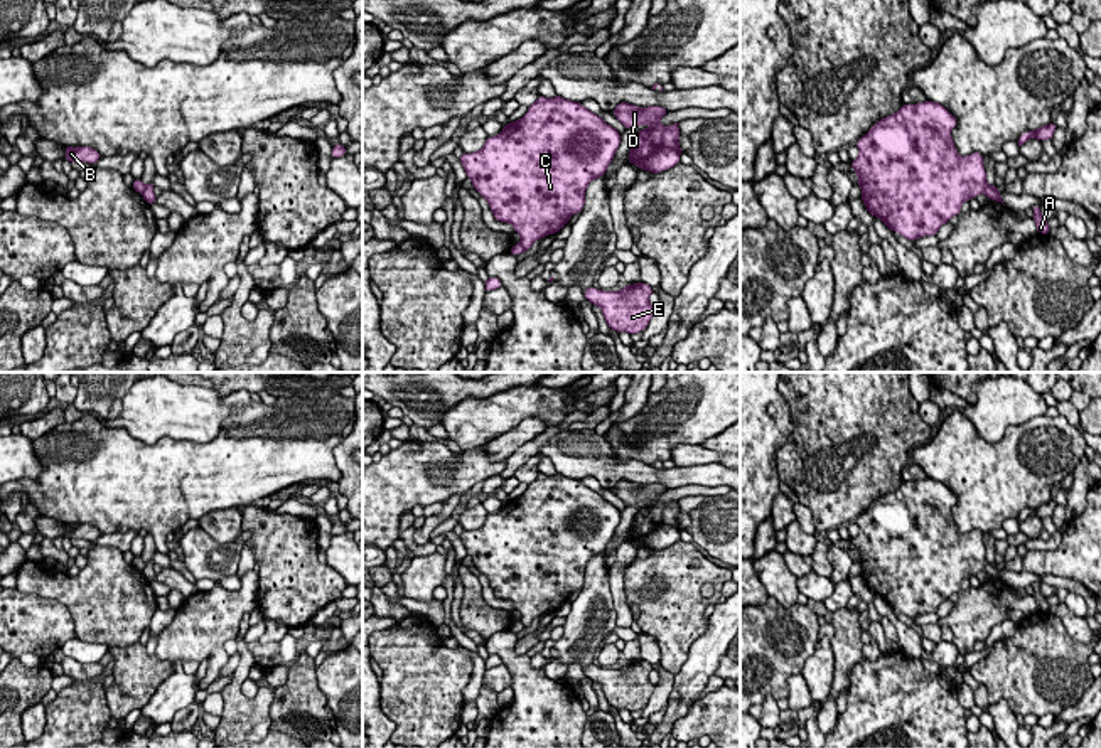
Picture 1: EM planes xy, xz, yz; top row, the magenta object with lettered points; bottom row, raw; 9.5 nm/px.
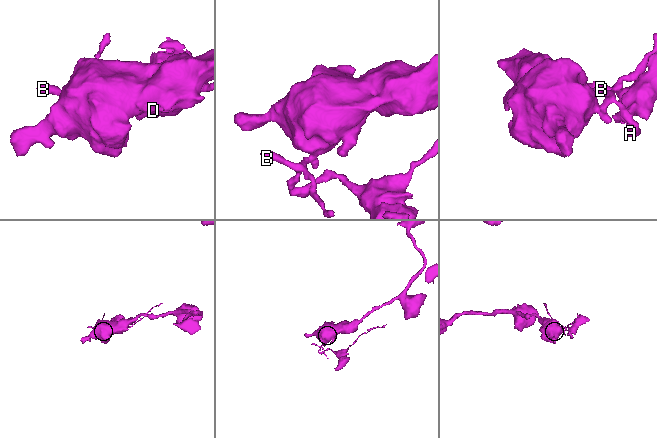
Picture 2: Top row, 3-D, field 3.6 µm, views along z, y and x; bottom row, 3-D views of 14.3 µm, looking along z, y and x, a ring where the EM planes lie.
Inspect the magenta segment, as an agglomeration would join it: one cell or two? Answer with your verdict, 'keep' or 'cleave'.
cleave

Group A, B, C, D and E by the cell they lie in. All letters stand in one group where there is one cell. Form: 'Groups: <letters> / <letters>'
Groups: A B E / C D

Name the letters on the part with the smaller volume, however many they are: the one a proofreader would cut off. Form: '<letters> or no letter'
A, B, E

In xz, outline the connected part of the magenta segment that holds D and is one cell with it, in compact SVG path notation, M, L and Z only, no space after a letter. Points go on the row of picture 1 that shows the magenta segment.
M619 103L612 111L626 130L649 123L647 130L641 130L627 153L629 165L637 163L639 170L659 174L679 163L683 153L678 143L679 123L663 126L658 121L669 111L663 106L639 108L629 103Z

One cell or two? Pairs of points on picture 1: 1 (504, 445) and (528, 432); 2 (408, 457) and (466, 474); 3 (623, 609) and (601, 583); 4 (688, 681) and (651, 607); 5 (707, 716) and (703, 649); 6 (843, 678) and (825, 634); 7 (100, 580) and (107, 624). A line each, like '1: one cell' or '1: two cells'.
1: one cell
2: one cell
3: two cells
4: two cells
5: two cells
6: two cells
7: one cell

